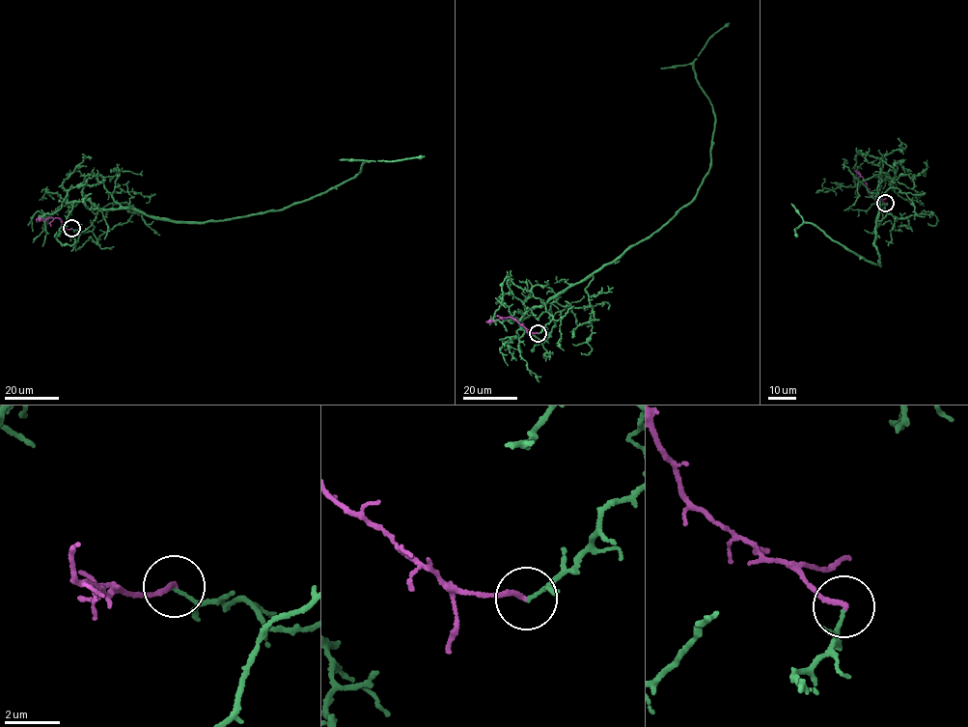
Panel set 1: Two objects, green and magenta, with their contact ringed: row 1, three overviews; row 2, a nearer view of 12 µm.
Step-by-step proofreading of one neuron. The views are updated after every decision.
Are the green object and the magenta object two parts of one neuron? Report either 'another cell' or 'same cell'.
another cell

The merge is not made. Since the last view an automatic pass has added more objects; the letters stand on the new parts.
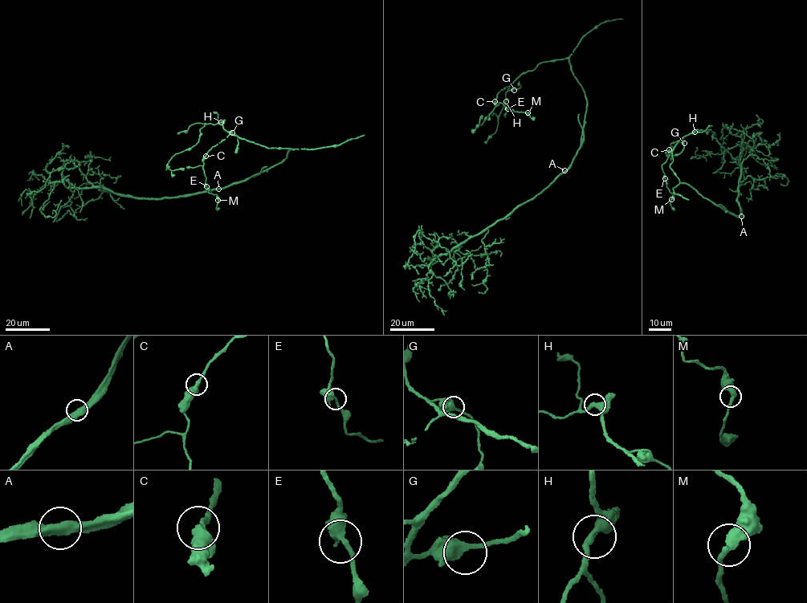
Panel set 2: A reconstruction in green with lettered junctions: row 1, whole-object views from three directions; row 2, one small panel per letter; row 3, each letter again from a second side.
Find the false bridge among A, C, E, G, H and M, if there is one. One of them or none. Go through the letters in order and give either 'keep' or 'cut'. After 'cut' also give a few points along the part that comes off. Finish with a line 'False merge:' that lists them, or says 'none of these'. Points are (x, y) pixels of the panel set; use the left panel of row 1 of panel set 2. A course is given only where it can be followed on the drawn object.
A: keep
C: keep
E: keep
G: keep
H: keep
M: keep
False merge: none of these

